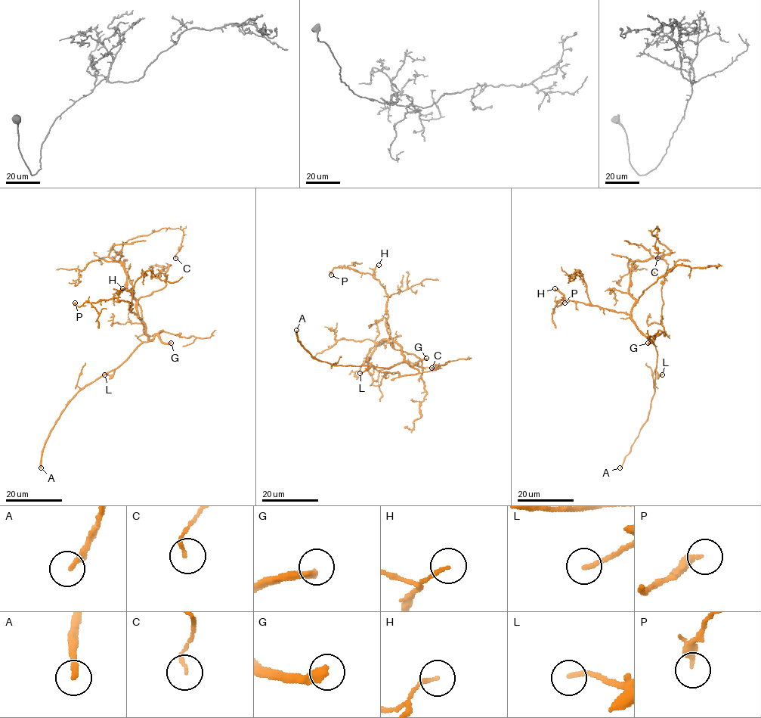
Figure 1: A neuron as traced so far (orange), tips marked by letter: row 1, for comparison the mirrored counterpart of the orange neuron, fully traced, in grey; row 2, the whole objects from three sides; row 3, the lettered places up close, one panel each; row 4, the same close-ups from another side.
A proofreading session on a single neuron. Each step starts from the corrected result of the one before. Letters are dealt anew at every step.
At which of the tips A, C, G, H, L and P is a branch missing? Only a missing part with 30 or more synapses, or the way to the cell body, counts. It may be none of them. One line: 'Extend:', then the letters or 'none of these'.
Extend: A, G

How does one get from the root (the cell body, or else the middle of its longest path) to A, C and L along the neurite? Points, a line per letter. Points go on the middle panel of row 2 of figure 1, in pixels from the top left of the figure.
A: (394, 341), (400, 346), (403, 360), (392, 366), (333, 365), (313, 358), (301, 344), (296, 330)
C: (394, 341), (375, 346), (368, 362), (374, 380), (400, 363), (439, 367), (431, 368)
L: (394, 341), (400, 346), (403, 361), (388, 368), (370, 366), (360, 373)

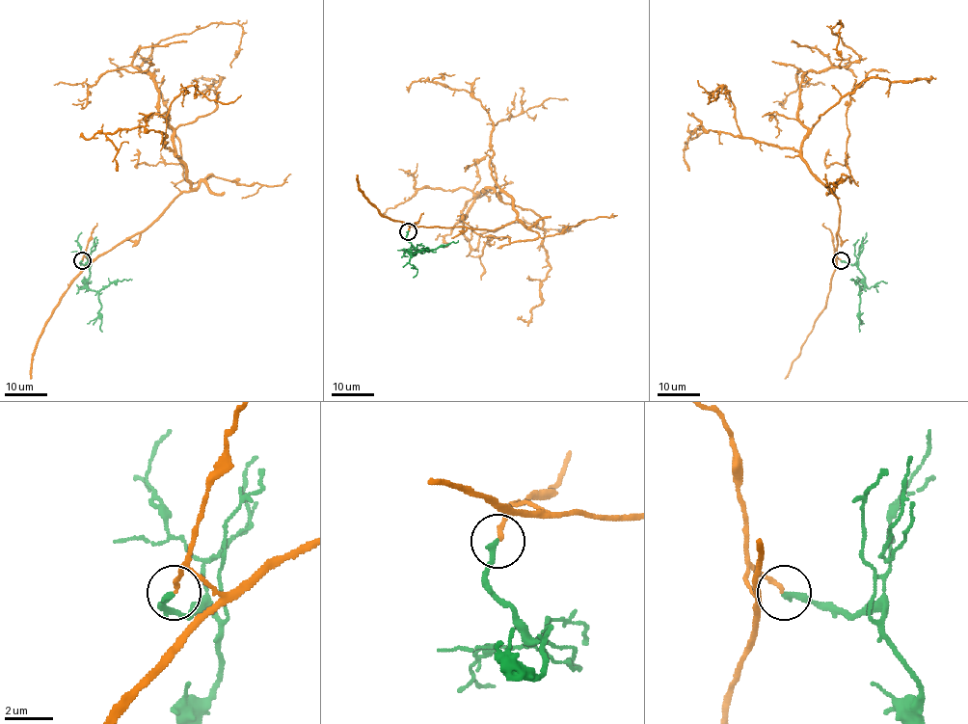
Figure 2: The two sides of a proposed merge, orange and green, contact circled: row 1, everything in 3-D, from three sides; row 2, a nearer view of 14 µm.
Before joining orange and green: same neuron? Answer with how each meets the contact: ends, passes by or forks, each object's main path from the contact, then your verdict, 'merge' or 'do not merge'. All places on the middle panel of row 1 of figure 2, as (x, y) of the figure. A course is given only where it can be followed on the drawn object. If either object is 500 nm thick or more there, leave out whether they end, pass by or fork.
orange ends | green ends | orange via (409, 231), (517, 220), (514, 201), (486, 188), (463, 222), (472, 249), (511, 223), (569, 230), (557, 230) | green via (409, 231), (406, 240), (416, 248), (413, 254), (428, 249) | do not merge

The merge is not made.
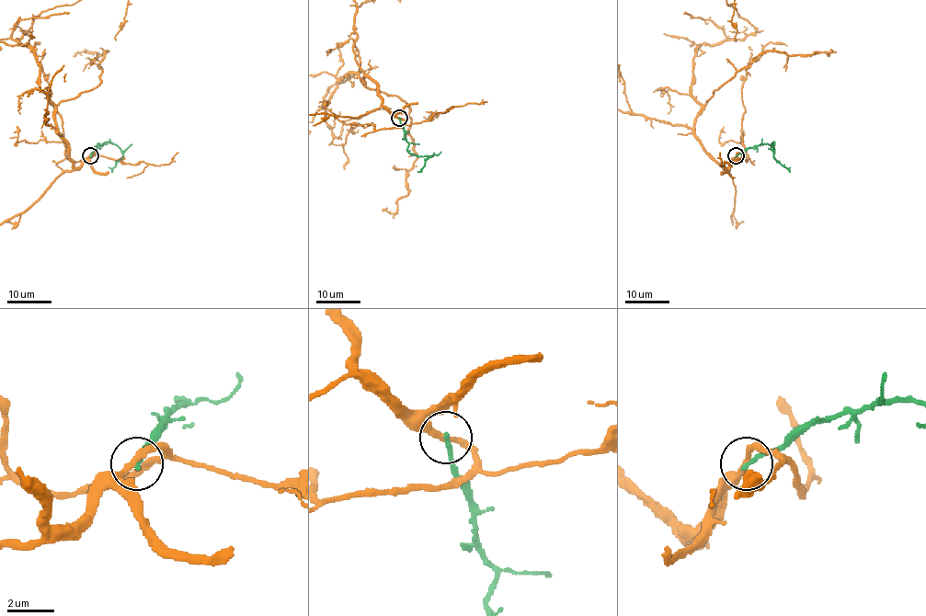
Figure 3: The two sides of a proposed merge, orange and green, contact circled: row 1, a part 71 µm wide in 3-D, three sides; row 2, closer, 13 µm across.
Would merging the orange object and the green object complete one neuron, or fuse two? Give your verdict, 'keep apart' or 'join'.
keep apart

